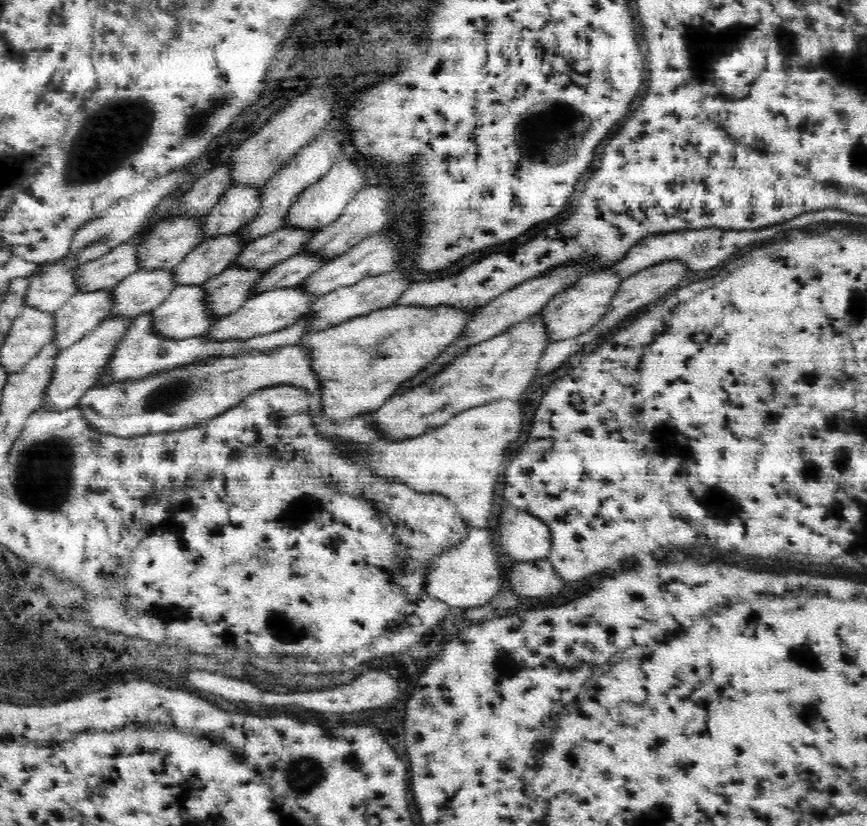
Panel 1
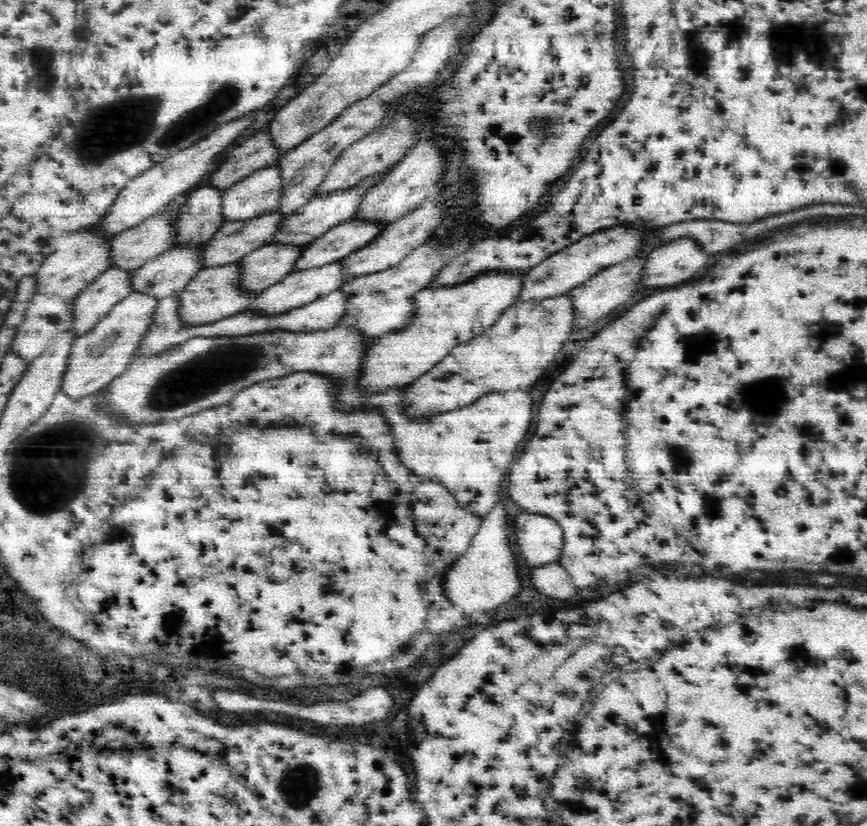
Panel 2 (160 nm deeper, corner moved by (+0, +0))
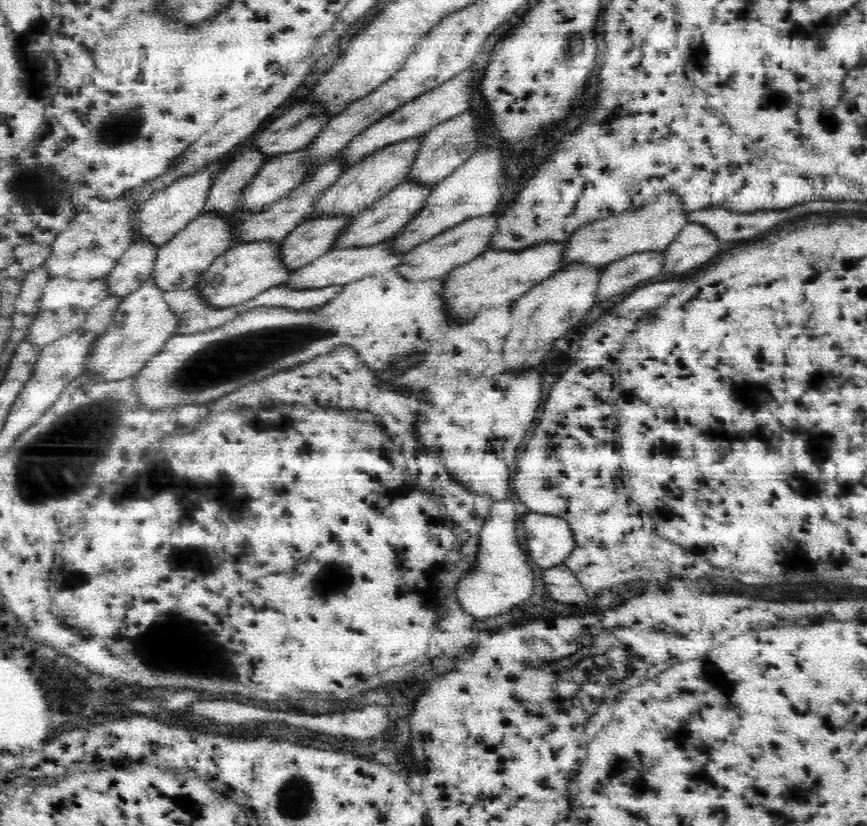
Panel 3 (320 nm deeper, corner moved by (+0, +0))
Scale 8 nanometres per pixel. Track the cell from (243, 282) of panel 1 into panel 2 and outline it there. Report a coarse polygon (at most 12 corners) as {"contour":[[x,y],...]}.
{"contour":[[266,245],[240,259],[240,287],[260,293],[292,273],[302,247]]}

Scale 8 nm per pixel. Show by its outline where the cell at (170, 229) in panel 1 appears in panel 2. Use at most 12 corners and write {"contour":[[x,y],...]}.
{"contour":[[193,188],[174,245],[206,243],[225,223],[222,189]]}

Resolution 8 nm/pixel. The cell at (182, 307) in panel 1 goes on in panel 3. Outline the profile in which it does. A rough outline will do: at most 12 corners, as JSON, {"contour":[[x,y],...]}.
{"contour":[[280,241],[220,254],[195,288],[212,307],[284,285]]}

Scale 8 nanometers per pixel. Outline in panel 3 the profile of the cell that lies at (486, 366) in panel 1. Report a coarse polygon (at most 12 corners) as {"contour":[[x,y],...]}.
{"contour":[[570,263],[512,306],[506,371],[538,367],[596,302],[602,268]]}

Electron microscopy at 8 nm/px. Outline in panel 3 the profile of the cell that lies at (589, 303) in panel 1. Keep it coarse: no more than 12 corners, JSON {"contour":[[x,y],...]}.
{"contour":[[664,252],[634,253],[600,272],[596,302],[658,280]]}

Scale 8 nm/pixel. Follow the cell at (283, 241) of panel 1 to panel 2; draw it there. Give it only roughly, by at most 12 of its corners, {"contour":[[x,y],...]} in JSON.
{"contour":[[392,170],[355,187],[315,195],[286,216],[272,245],[305,247],[352,219],[370,188]]}

